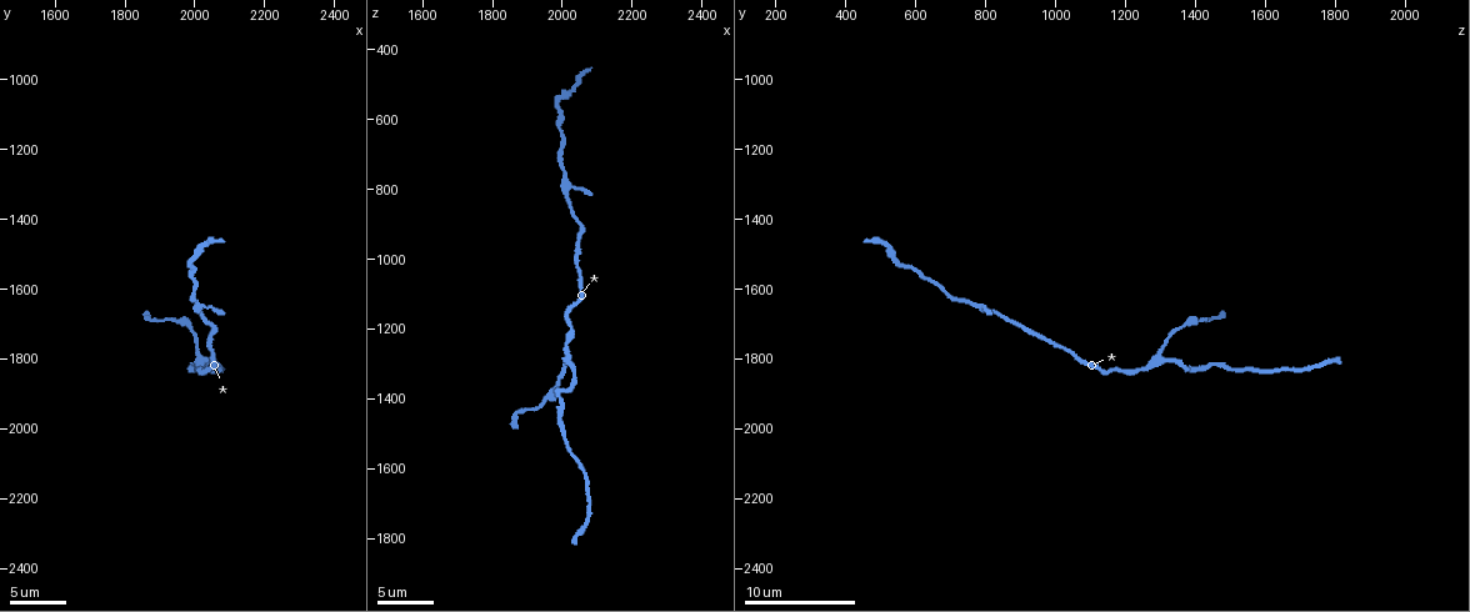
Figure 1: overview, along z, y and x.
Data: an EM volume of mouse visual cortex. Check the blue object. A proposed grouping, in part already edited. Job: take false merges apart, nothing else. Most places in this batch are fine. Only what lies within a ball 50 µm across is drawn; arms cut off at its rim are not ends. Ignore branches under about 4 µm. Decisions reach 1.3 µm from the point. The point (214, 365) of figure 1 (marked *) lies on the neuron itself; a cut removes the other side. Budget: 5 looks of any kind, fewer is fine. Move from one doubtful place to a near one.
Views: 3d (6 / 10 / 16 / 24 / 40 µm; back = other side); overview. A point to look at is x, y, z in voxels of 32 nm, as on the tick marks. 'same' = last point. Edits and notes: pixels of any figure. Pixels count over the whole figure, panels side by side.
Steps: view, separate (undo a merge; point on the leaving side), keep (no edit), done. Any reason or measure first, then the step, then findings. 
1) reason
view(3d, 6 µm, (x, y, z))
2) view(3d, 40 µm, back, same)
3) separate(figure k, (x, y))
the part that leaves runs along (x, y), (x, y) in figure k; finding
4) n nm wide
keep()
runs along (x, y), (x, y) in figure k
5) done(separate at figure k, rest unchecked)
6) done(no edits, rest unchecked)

sudden change in width
view(3d, 10 µm, (1940, 1690, 1400))

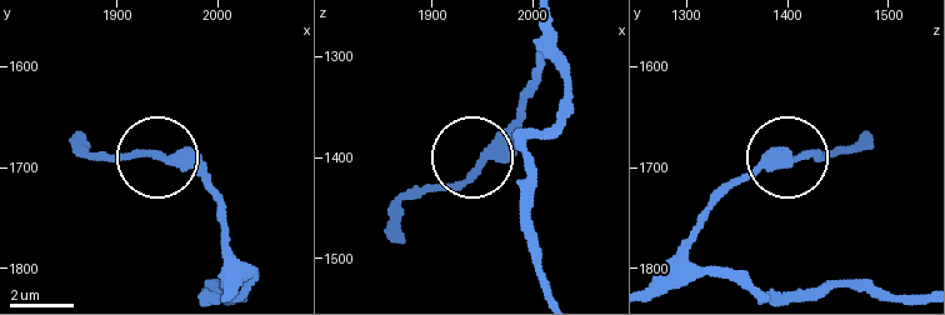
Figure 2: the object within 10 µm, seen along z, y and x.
view(3d, 10 µm, back, (1946, 1692, 1406))

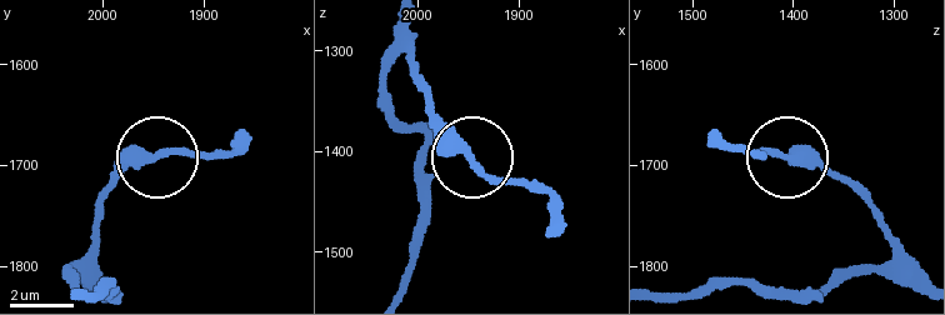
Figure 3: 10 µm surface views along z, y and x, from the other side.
keep()
runs along (921, 268), (851, 188), (819, 165), (749, 155) in figure 3; continuous, no second neuron

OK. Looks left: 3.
a fork
view(3d, 10 µm, (2020, 1800, 1310))

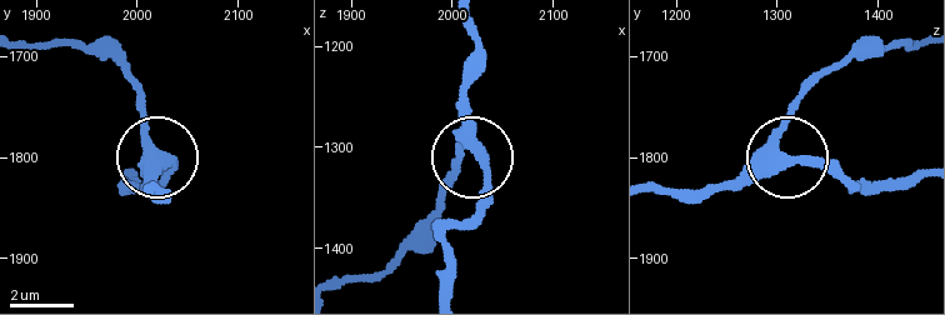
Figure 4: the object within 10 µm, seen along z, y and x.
380 nm wide
keep()
all the same neuron

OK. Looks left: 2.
thick turns thin
view(3d, 10 µm, (2020, 1670, 830))

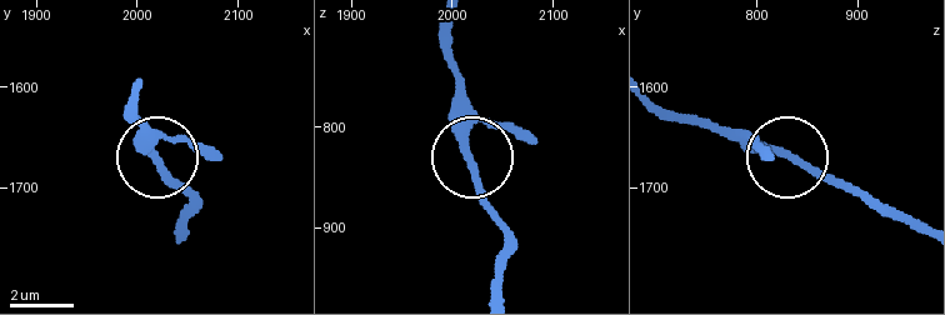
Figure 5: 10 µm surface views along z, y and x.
view(3d, 6 µm, (2016, 1668, 830))

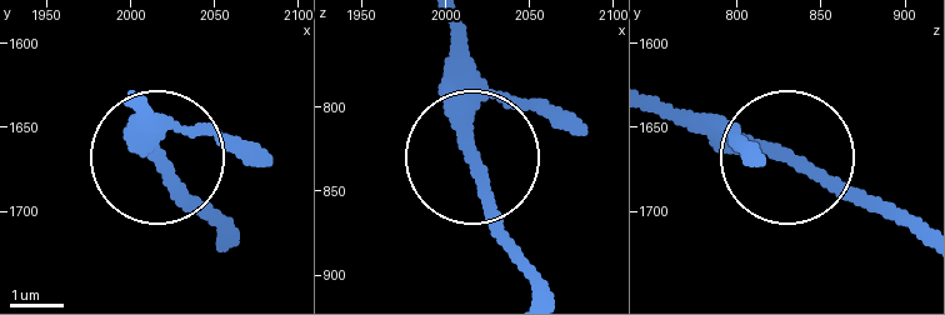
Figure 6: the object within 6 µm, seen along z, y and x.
keep()
runs along (921, 243), (788, 158), (670, 118) in figure 6; continuous, no second neuron

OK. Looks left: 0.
done(no edits, rest unchecked)

